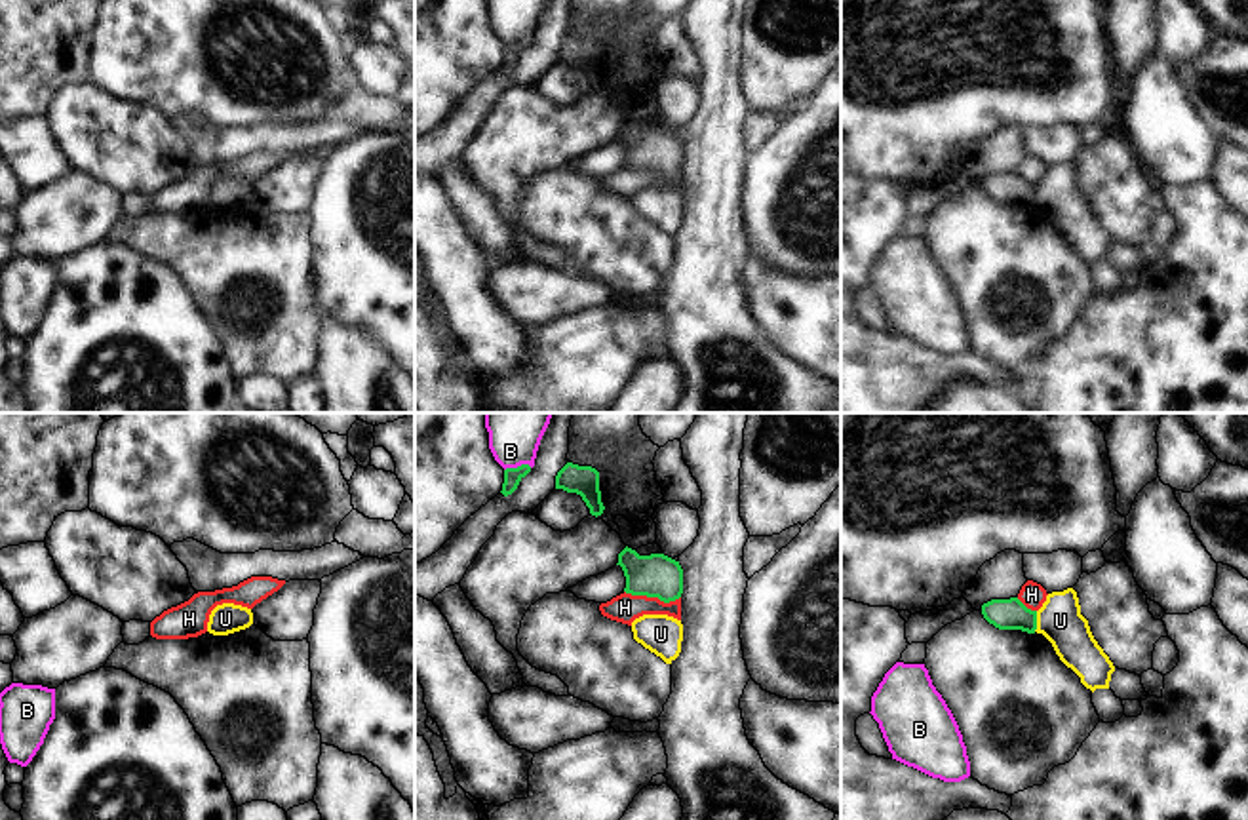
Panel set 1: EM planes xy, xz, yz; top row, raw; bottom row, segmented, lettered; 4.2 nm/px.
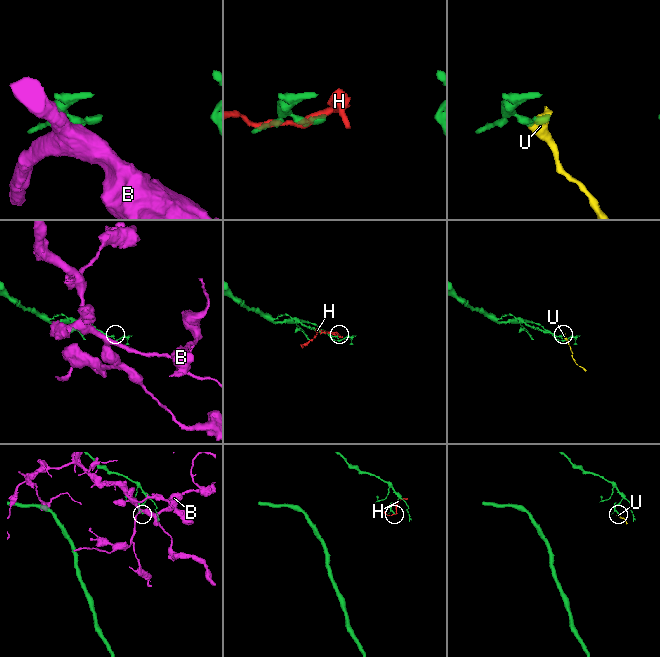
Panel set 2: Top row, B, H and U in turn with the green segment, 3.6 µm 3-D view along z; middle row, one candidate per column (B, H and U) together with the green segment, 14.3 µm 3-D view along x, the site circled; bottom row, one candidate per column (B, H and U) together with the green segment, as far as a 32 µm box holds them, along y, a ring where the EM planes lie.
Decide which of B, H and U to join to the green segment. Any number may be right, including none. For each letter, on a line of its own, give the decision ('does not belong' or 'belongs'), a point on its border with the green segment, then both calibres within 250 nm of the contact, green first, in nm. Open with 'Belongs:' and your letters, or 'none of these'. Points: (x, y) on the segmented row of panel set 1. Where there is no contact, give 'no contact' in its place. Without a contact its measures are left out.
Belongs: none of these
B: does not belong; contact xz (518, 467); calibres 80 and 280 nm
H: does not belong; contact xz (653, 596); calibres 190 and 120 nm
U: does not belong; contact yz (1035, 621); calibres 130 and 190 nm

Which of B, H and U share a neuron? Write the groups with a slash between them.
B / H / U

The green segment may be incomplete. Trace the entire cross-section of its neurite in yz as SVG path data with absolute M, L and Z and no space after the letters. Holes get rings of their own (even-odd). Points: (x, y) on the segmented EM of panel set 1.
M1018 597L991 599L982 605L984 618L999 630L1035 634L1037 611L1027 609Z

